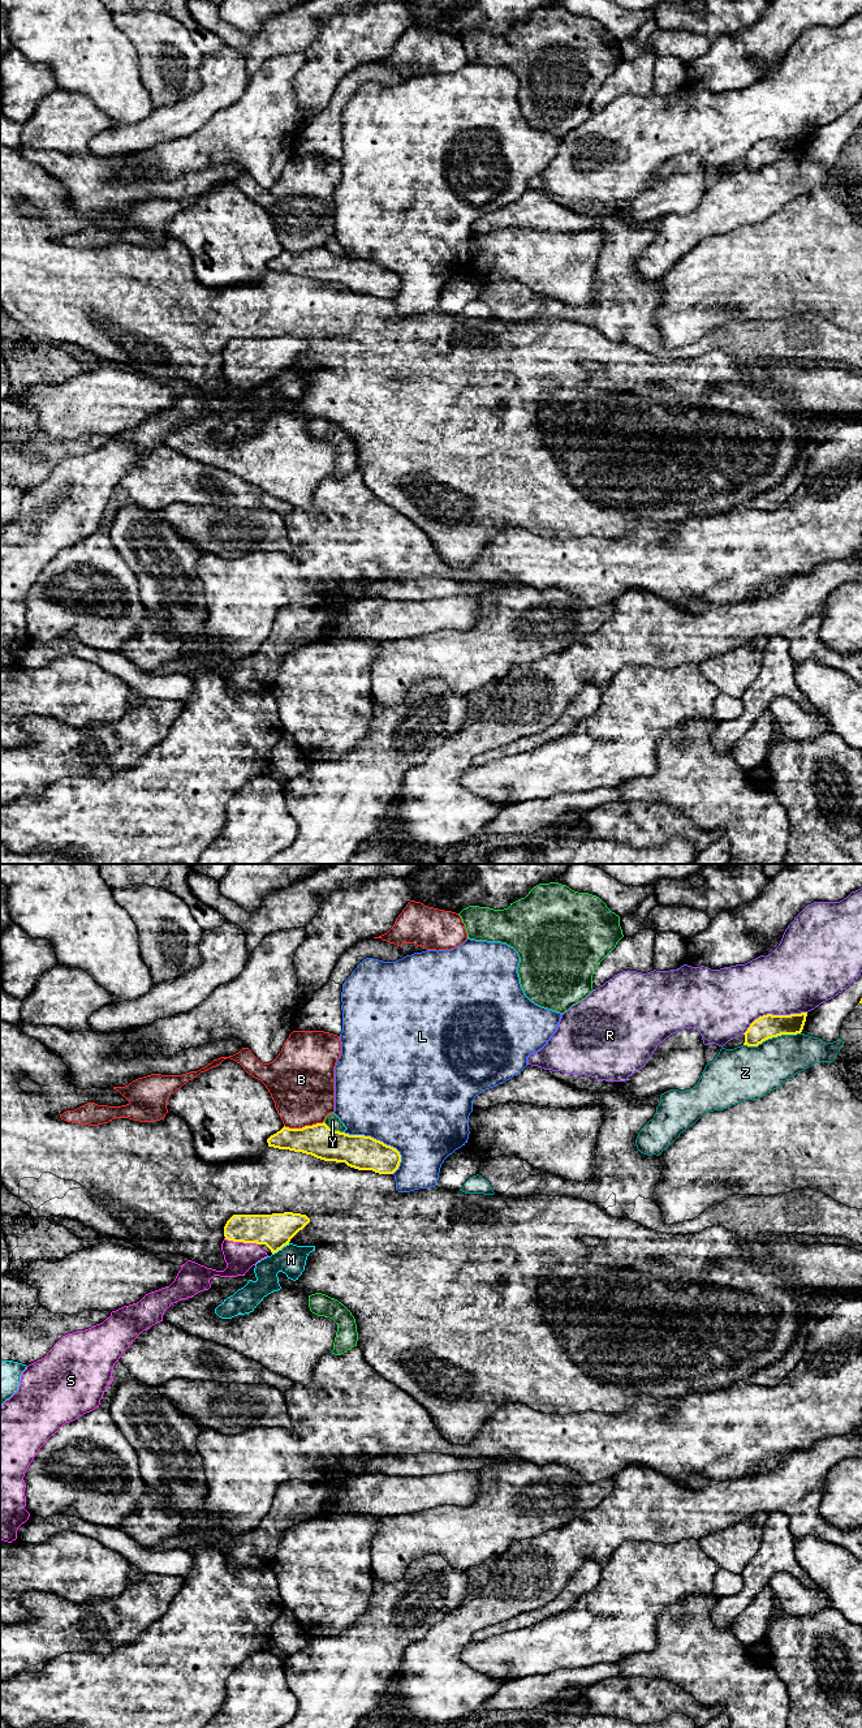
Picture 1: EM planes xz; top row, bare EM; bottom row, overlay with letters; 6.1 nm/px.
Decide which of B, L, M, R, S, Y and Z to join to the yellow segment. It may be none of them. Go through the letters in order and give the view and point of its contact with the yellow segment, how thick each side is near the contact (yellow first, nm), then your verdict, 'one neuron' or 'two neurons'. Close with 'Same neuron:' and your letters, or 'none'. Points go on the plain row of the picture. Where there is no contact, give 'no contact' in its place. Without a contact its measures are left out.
B: meets yellow in xz at (305, 250); 200 nm thick on the yellow side, 400 nm on the other; two neurons
L: meets yellow in xz at (379, 265); 220 nm thick on the yellow side, 500 nm on the other; two neurons
M: meets yellow in xz at (280, 373); 220 nm thick on the yellow side, 180 nm on the other; two neurons
R: meets yellow in xz at (774, 140); 150 nm thick on the yellow side, 420 nm on the other; two neurons
S: meets yellow in xz at (241, 365); 220 nm thick on the yellow side, 180 nm on the other; one neuron
Y: meets yellow in xz at (333, 254); 220 nm thick on the yellow side, 90 nm on the other; two neurons
Z: meets yellow in xz at (771, 162); 150 nm thick on the yellow side, 320 nm on the other; two neurons
Same neuron: S

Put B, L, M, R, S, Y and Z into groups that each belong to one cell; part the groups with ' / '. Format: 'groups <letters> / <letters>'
groups B / L / M / R / S / Y / Z

